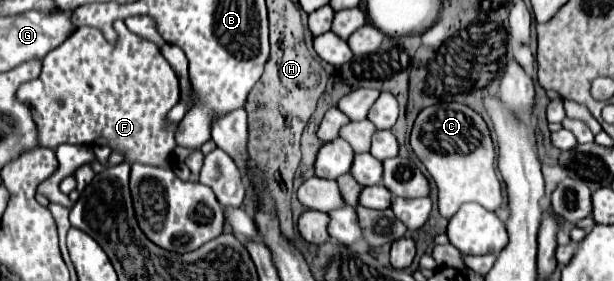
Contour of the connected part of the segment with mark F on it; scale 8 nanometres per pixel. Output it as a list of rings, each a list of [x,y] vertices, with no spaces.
[[[115,21],[117,41],[109,43],[99,29],[79,27],[43,59],[41,77],[27,81],[19,87],[19,101],[27,103],[33,111],[33,121],[39,129],[39,143],[43,147],[55,149],[61,143],[73,145],[107,145],[121,151],[129,163],[145,163],[157,167],[171,167],[171,153],[175,149],[175,125],[165,123],[165,115],[173,105],[179,103],[179,81],[167,59],[161,55],[159,47],[131,33],[123,21]]]

